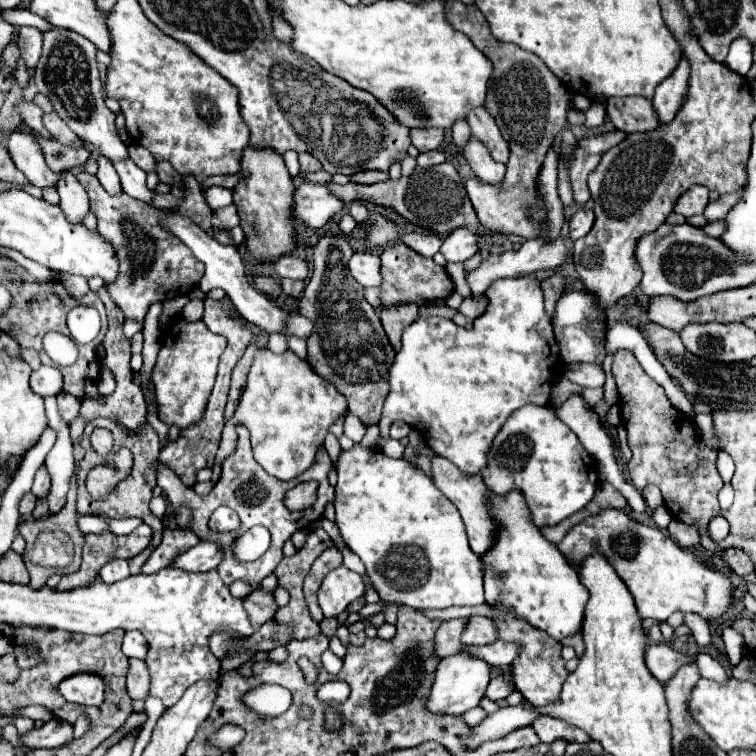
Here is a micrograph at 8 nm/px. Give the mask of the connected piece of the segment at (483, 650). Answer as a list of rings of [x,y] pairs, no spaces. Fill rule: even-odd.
[[[494,641],[490,645],[484,647],[476,647],[476,645],[464,645],[462,651],[470,657],[482,659],[492,667],[504,669],[508,673],[508,665],[512,663],[512,657],[516,657],[516,645],[504,645],[502,641]]]

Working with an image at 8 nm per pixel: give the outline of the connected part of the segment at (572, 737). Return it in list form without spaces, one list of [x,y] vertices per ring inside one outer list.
[[[538,717],[532,725],[542,739],[542,743],[554,743],[558,739],[568,741],[568,743],[588,743],[590,737],[576,727],[564,725],[564,721],[556,721],[552,717]]]

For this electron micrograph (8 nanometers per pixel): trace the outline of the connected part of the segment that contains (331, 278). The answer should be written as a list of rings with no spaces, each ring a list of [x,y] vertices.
[[[326,233],[316,243],[314,273],[300,299],[300,313],[314,323],[314,331],[308,337],[310,367],[326,381],[332,381],[348,399],[348,411],[370,427],[378,423],[384,399],[390,393],[388,369],[396,353],[374,307],[364,299],[364,287],[356,285],[348,273],[346,263],[352,253],[354,251],[342,233]]]

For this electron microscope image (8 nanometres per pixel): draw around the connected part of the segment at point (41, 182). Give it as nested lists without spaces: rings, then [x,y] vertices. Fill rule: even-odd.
[[[12,131],[8,135],[8,151],[14,165],[28,177],[28,181],[40,189],[56,187],[58,175],[48,169],[40,145],[34,135]]]

